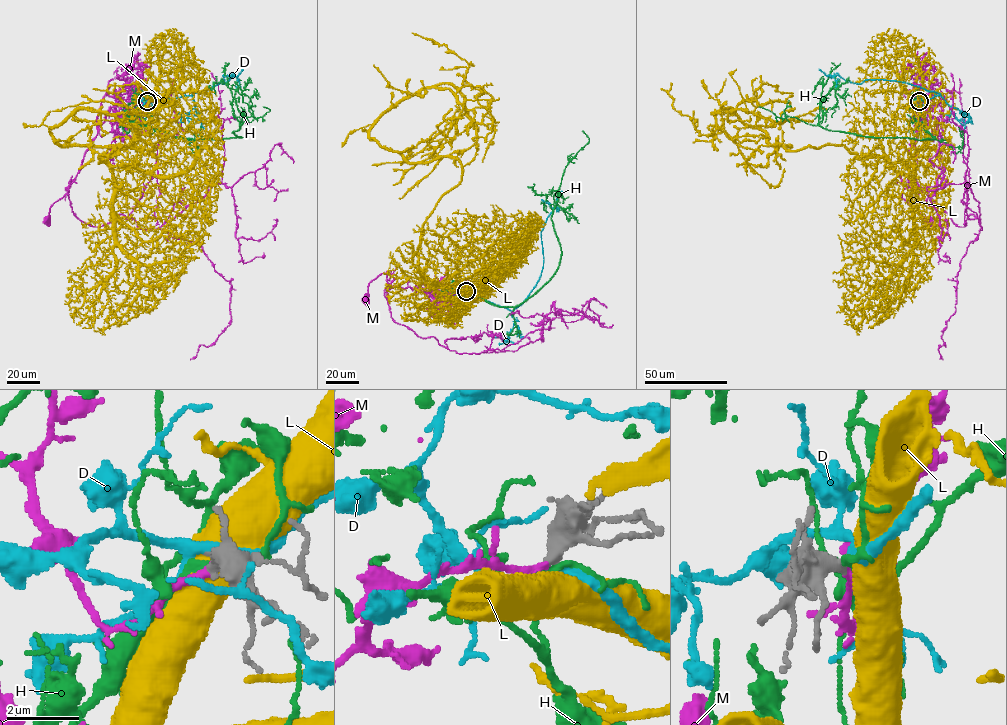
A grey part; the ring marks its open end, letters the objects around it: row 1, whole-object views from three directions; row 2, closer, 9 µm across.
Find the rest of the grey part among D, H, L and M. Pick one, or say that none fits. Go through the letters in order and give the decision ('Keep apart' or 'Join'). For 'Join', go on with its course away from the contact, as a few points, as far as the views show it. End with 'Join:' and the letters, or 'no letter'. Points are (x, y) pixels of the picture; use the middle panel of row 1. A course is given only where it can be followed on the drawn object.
D: Keep apart
H: Keep apart
L: Keep apart
M: Join. Its course: (466, 291), (449, 299), (424, 289), (415, 294), (410, 287), (390, 286), (382, 273), (369, 283), (365, 301)
Join: M

